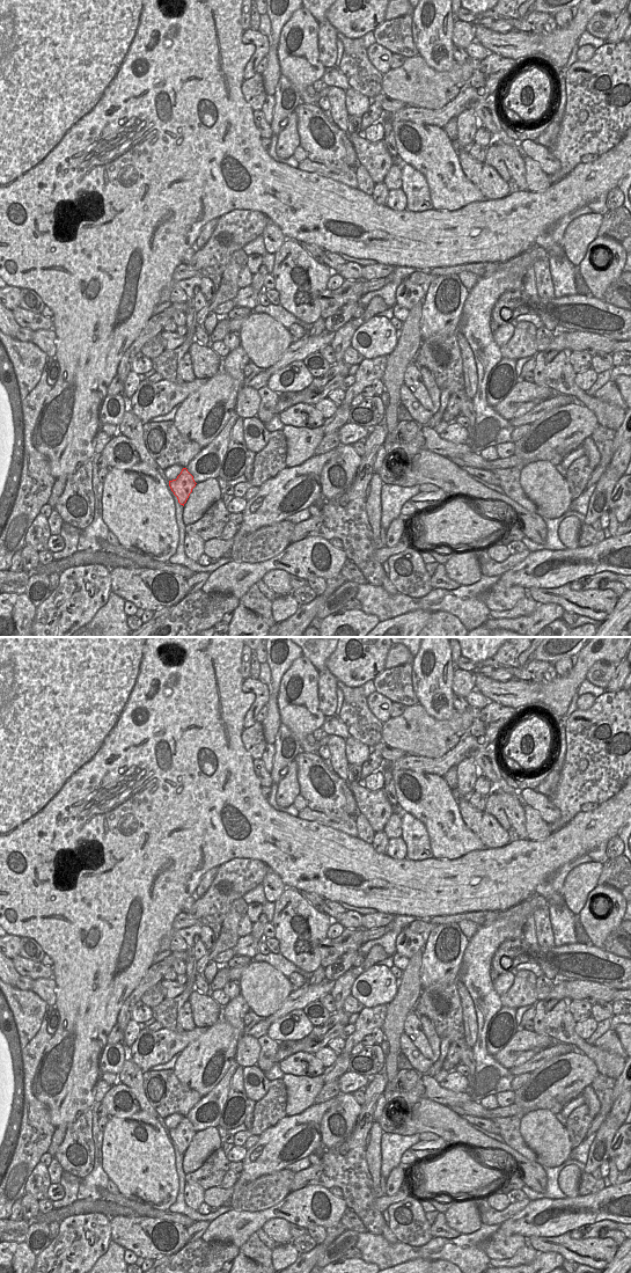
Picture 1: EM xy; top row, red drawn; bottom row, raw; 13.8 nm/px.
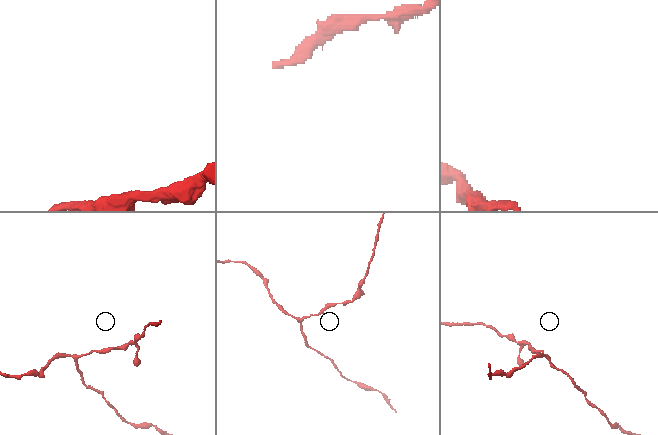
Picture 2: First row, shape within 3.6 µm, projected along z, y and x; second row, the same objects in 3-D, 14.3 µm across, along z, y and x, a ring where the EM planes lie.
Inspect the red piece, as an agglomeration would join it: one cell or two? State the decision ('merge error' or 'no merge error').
no merge error

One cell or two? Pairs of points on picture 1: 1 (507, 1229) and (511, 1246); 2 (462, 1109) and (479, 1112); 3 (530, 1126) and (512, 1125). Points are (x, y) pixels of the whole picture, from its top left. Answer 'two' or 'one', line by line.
1: two
2: one
3: two

